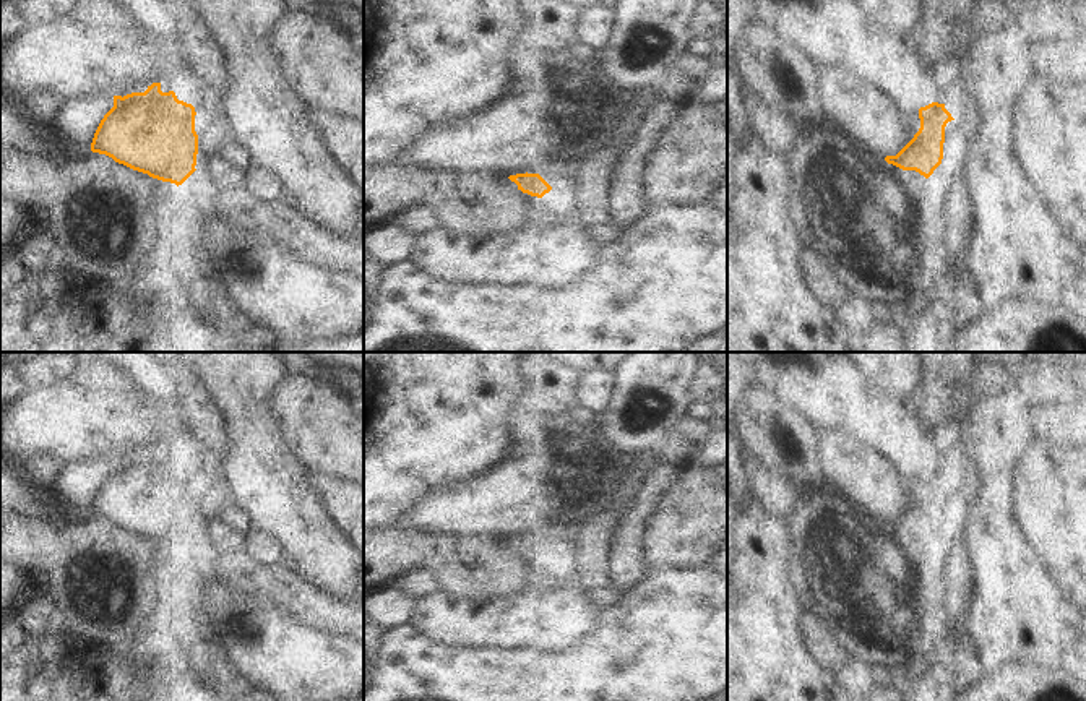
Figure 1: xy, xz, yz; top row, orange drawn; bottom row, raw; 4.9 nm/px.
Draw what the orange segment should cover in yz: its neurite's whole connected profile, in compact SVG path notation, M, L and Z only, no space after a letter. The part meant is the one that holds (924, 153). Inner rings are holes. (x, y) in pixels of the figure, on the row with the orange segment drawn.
M932 102L919 109L920 128L914 138L896 154L885 161L903 170L916 170L929 178L942 164L945 127L955 120L945 104Z

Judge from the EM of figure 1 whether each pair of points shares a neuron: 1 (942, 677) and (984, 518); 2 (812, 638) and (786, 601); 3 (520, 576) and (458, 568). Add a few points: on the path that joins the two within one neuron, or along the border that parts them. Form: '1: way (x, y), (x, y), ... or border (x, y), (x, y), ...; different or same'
1: way (981, 638), (987, 632), (987, 557); same
2: border (805, 607), (801, 617), (801, 636), (812, 657); different
3: way (505, 571), (473, 571); same

